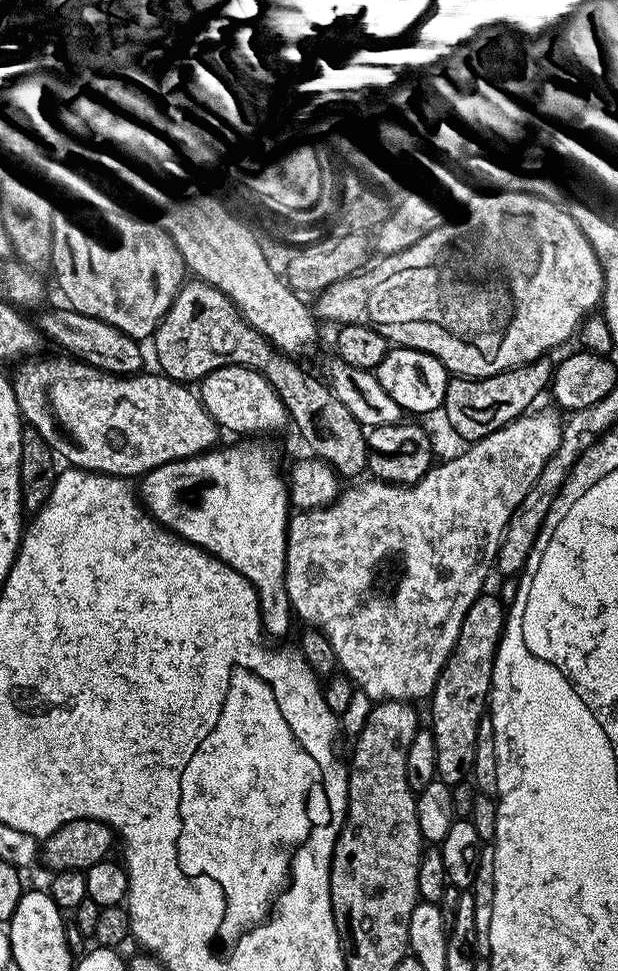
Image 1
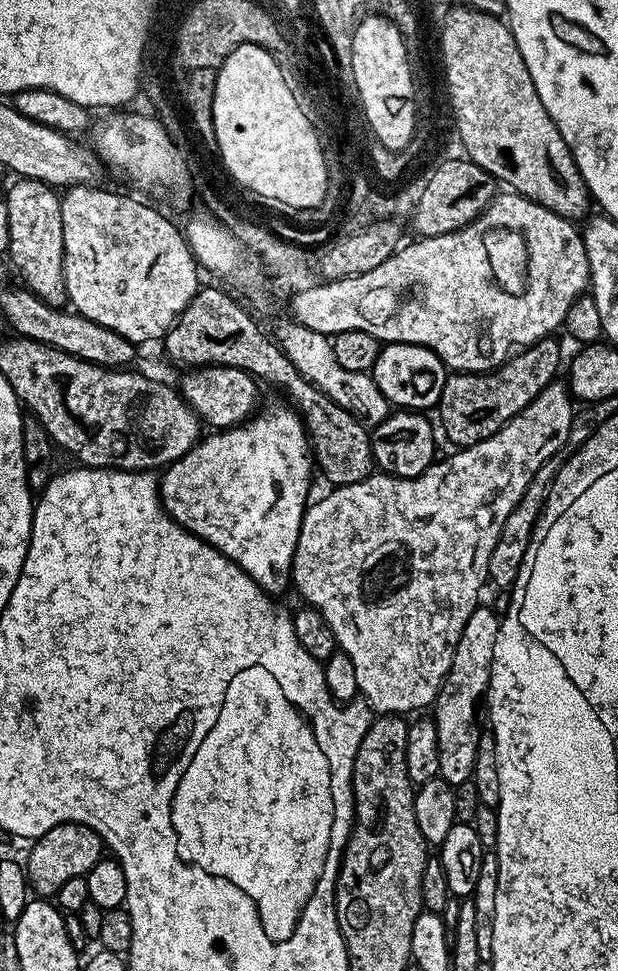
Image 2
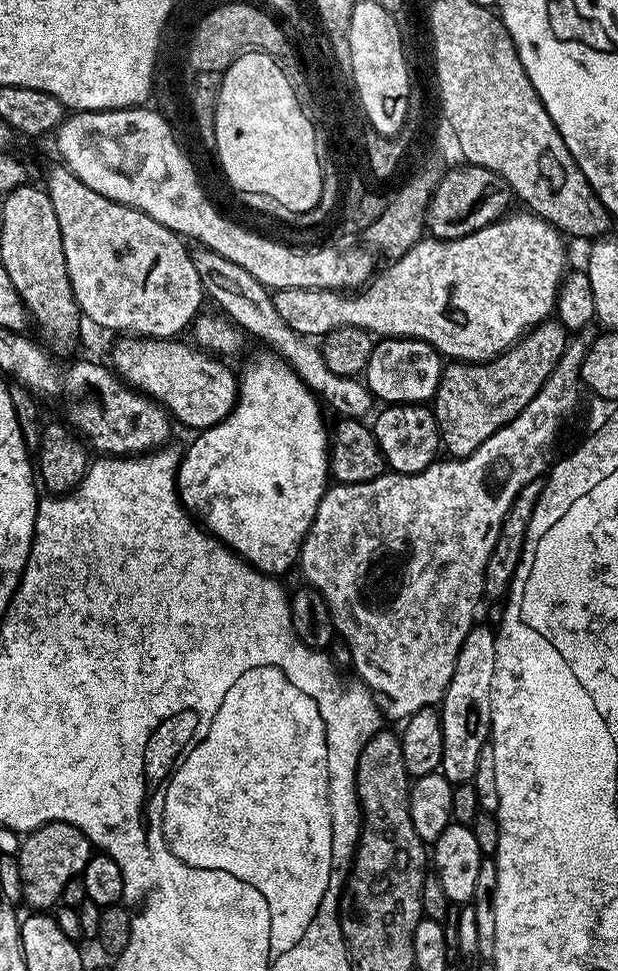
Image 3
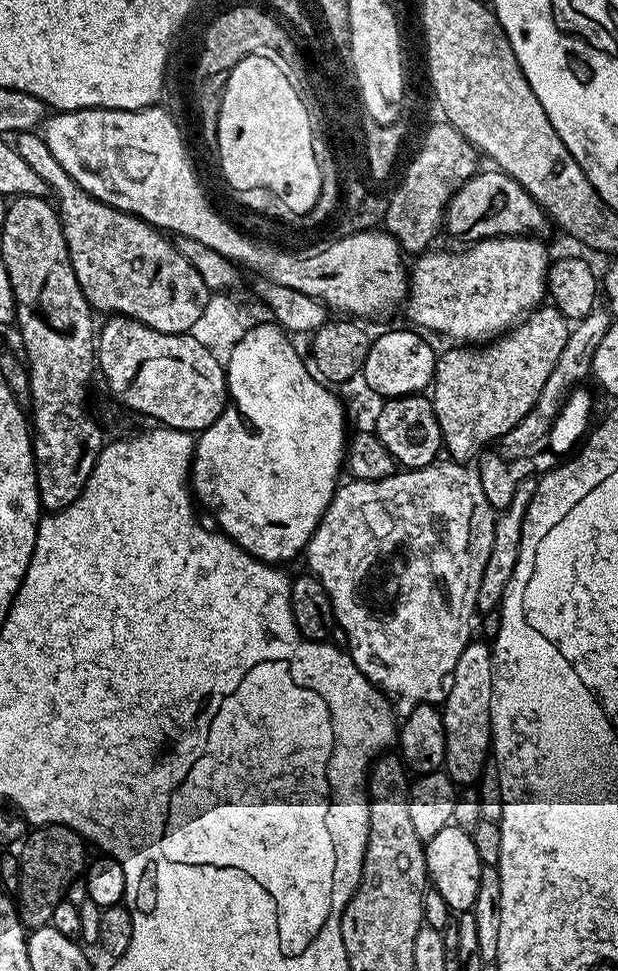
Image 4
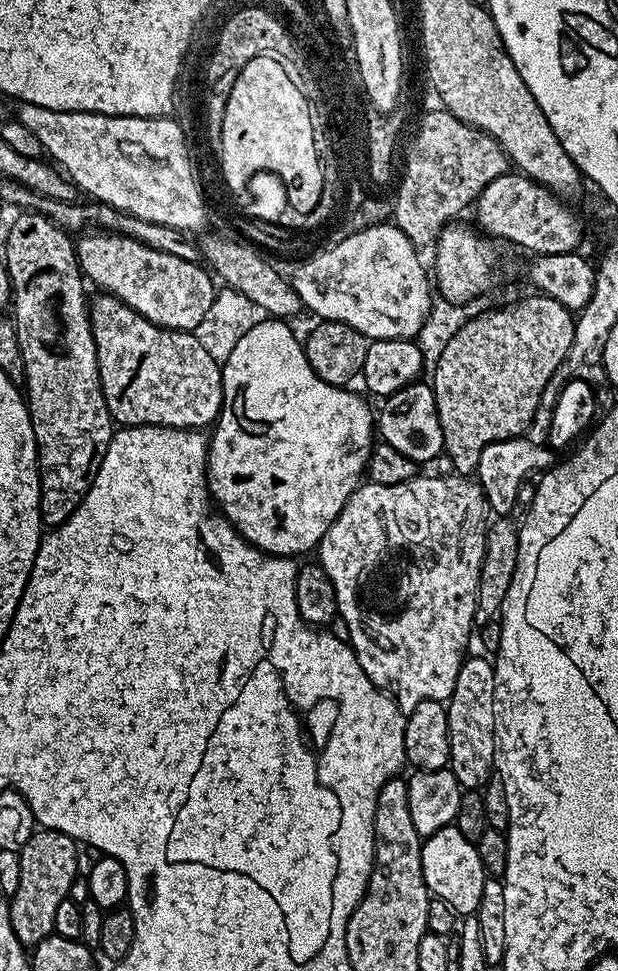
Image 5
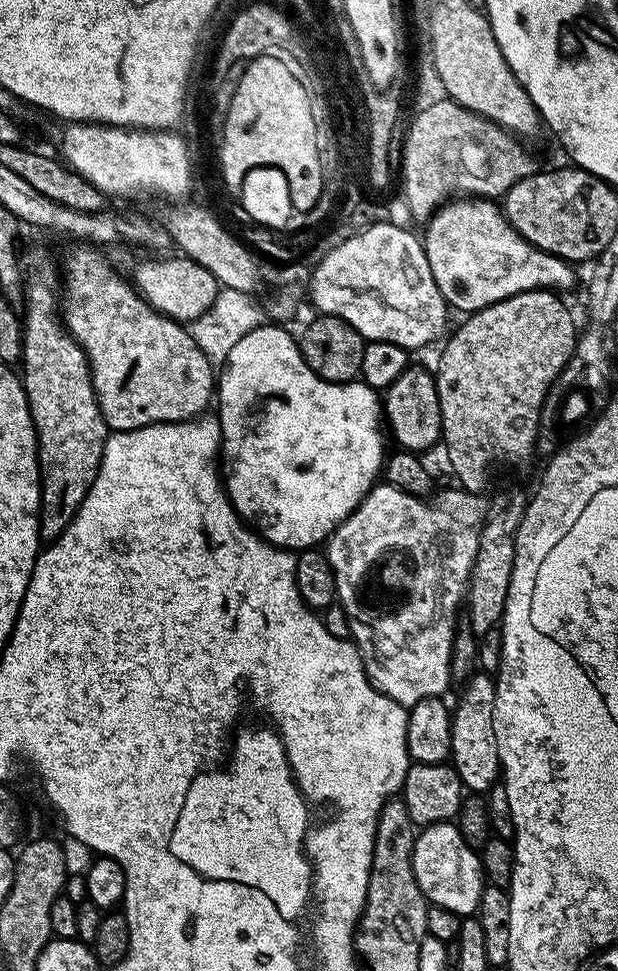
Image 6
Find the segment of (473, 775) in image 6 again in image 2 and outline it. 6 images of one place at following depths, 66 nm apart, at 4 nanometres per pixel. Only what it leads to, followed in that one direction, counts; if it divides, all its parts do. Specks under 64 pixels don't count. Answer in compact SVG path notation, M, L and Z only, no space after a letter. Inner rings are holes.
M477 606L472 611L466 626L462 630L462 638L458 638L458 646L454 650L454 658L444 679L444 685L440 688L440 693L436 695L434 719L438 730L439 779L445 780L447 784L453 786L472 778L474 758L478 754L478 742L482 731L480 716L482 720L482 705L485 703L488 683L490 682L490 666L494 658L494 642L498 638L500 621L499 615L495 616L490 609L484 608L484 606Z

